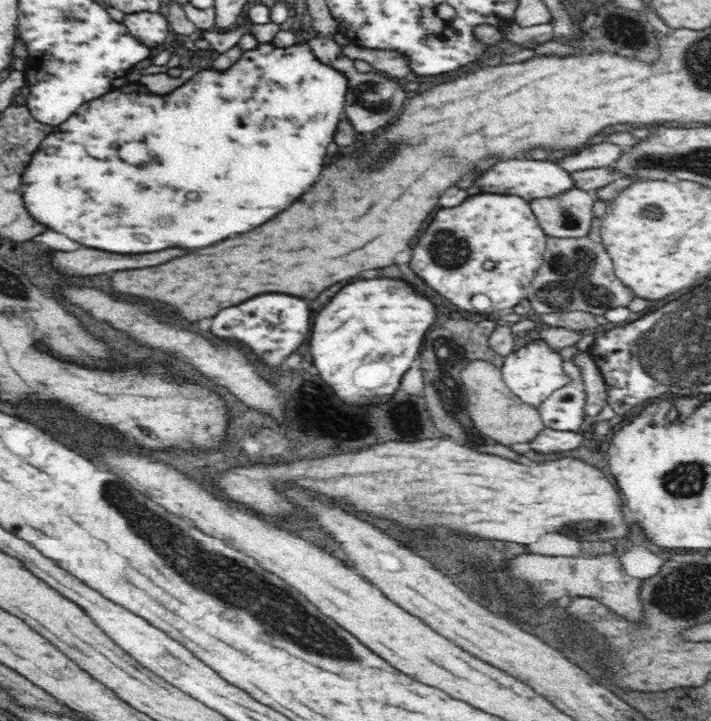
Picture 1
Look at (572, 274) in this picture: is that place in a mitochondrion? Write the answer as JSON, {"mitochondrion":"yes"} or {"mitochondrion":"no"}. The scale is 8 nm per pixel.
{"mitochondrion":"yes"}

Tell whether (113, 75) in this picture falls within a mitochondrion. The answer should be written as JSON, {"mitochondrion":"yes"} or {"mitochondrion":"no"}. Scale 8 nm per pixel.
{"mitochondrion":"no"}

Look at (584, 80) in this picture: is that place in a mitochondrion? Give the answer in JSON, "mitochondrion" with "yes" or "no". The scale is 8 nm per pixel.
{"mitochondrion":"no"}

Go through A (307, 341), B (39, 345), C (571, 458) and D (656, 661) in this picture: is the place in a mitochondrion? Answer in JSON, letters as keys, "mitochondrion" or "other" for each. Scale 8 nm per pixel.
{"A":"other","B":"other","C":"other","D":"other"}

